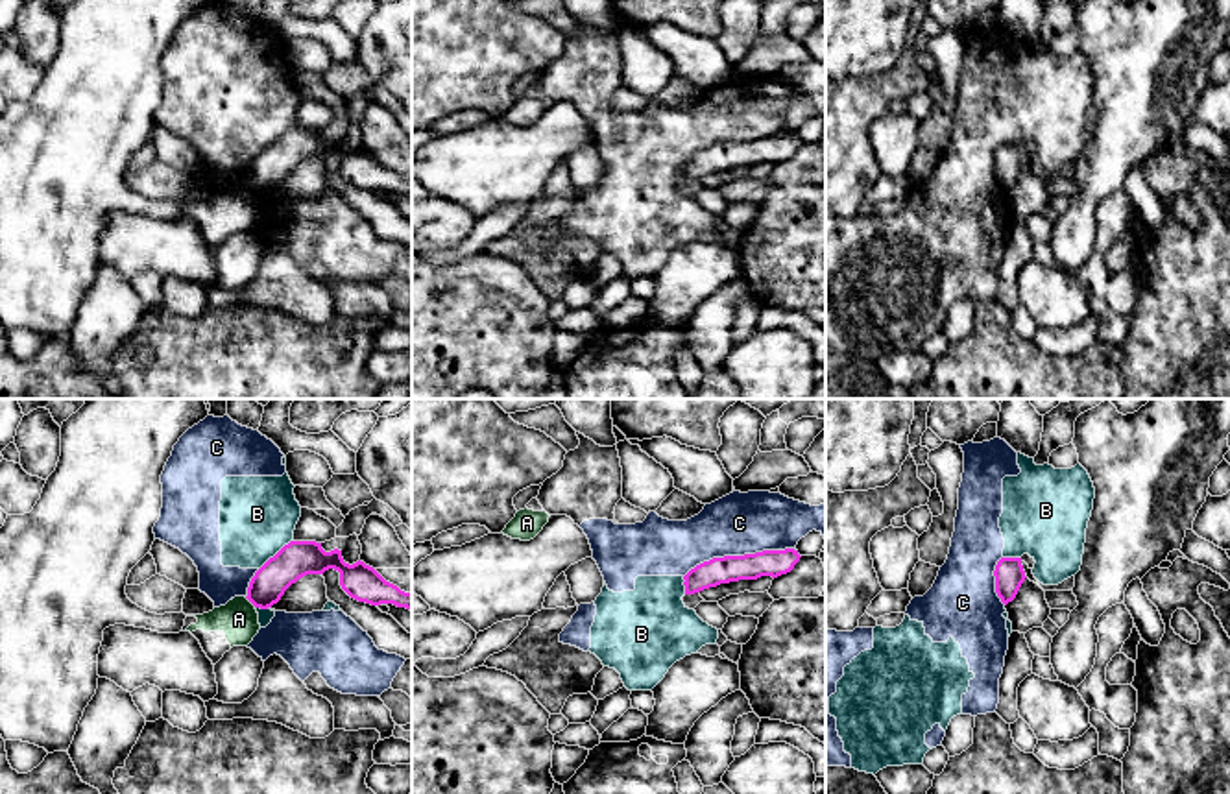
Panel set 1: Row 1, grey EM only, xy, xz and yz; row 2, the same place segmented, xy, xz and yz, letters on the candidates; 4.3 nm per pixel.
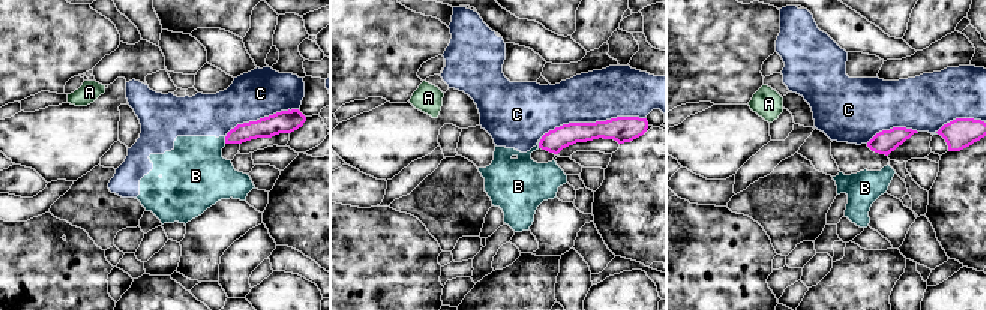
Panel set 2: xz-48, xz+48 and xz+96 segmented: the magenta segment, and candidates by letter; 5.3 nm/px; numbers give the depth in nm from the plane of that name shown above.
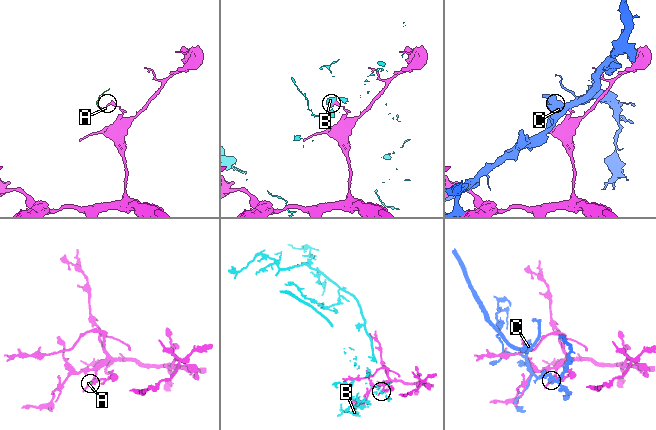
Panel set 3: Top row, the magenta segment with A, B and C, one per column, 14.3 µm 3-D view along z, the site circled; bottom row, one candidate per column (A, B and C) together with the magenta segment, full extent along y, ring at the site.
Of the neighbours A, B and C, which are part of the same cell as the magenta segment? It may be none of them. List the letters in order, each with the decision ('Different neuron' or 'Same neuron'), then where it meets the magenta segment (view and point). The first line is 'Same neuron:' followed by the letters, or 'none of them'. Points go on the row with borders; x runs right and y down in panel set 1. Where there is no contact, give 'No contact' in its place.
Same neuron: none of them
A: Different neuron. Touches magenta at xy (250, 601)
B: Different neuron. Touches magenta at xy (277, 553)
C: Different neuron. Touches magenta at xz (739, 556)

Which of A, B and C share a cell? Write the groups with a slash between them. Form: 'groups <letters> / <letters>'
groups A / B C

